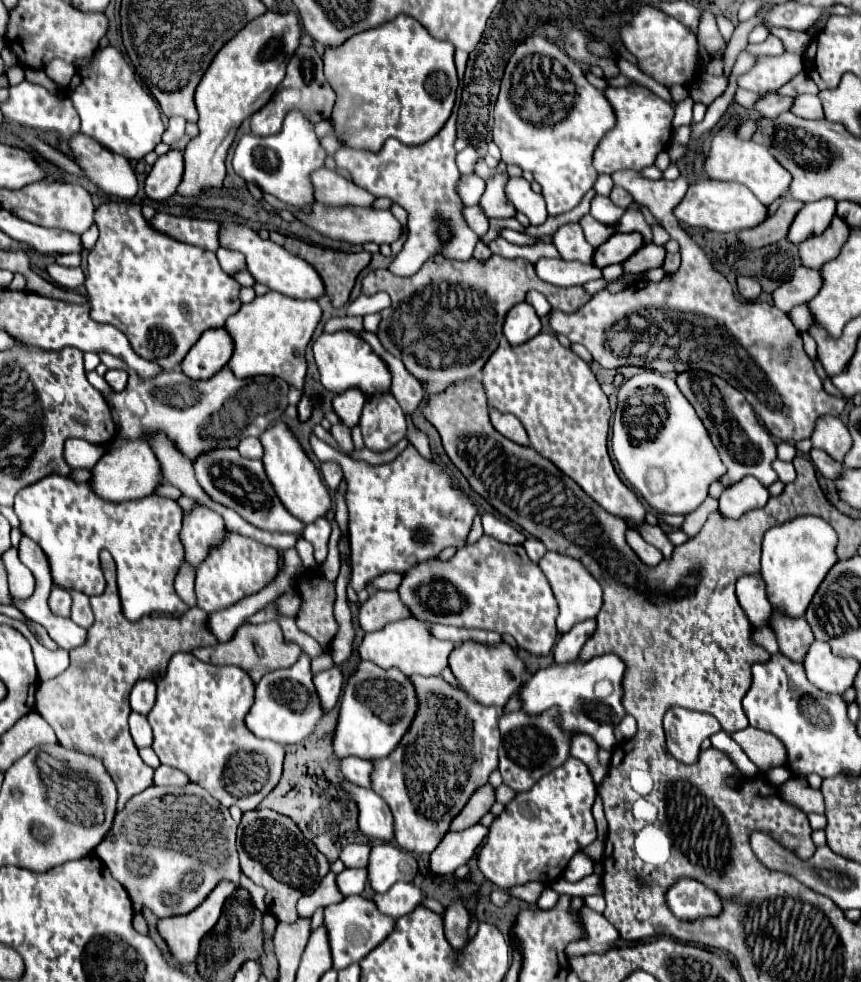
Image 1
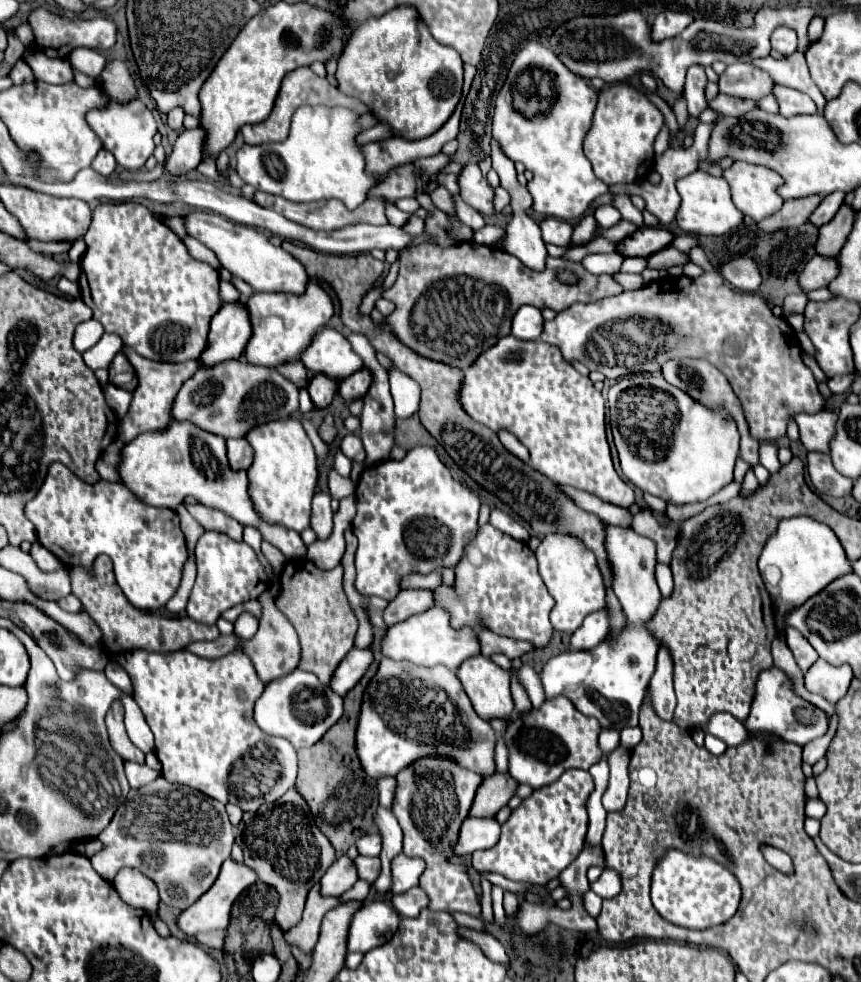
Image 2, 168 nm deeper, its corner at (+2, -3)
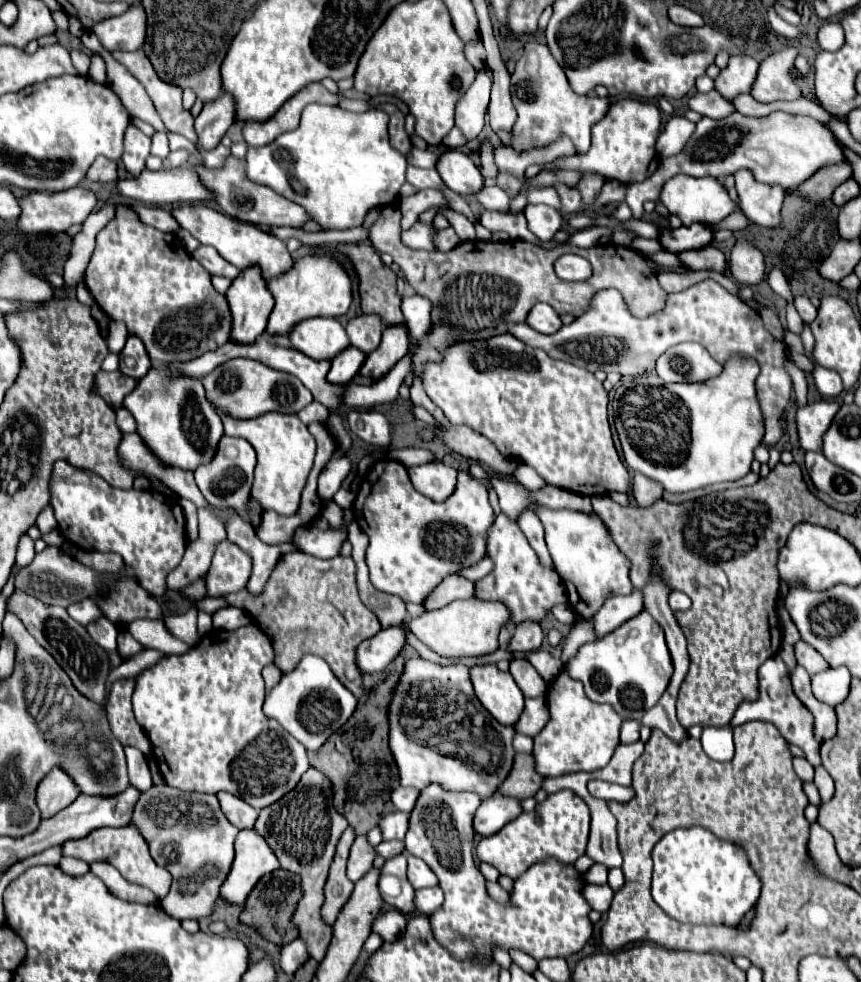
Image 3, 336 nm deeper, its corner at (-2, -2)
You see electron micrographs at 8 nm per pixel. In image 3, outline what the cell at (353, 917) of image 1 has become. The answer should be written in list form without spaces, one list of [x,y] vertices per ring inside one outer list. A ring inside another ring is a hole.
[[[384,910],[372,922],[372,932],[382,936],[384,942],[398,940],[402,936],[402,930],[406,930],[406,916],[398,910]]]

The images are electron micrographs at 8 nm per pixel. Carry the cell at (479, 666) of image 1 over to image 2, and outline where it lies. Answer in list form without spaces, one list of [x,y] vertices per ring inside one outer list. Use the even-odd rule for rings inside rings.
[[[476,655],[466,659],[458,667],[456,675],[482,719],[490,721],[496,717],[508,717],[514,711],[514,701],[510,695],[510,673],[500,669],[488,657]]]

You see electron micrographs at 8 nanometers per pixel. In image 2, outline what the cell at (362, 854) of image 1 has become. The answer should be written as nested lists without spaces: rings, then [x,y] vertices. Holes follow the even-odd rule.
[[[370,833],[370,835],[364,835],[358,843],[358,851],[360,855],[380,855],[380,849],[382,849],[382,839],[378,833]]]

